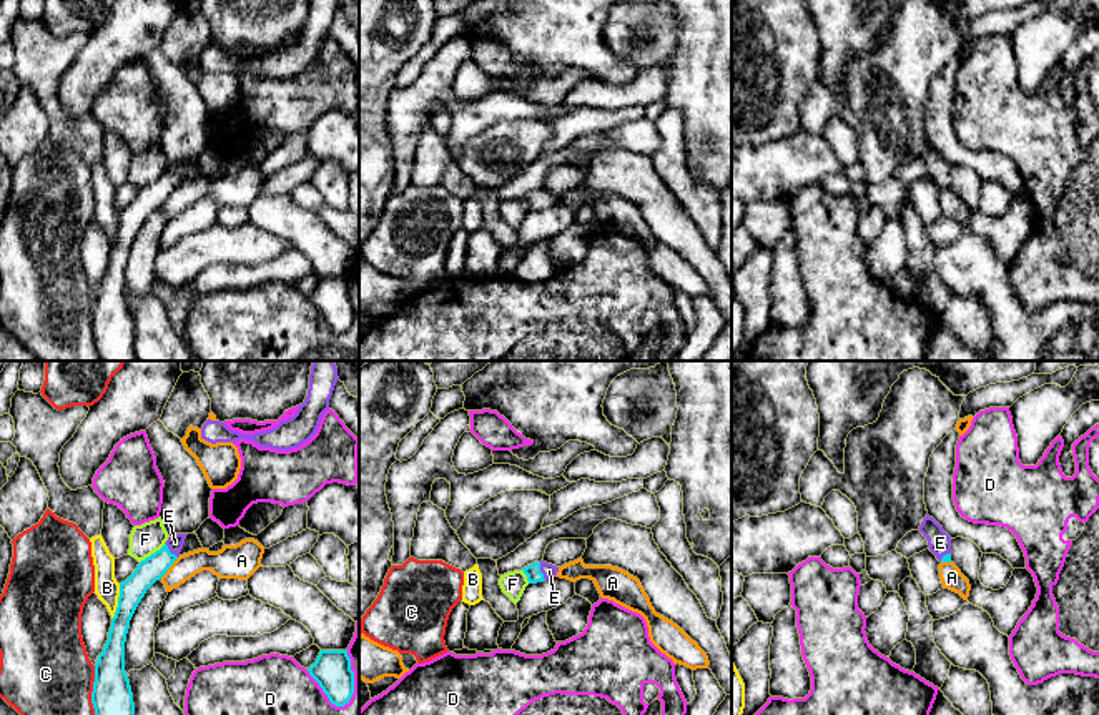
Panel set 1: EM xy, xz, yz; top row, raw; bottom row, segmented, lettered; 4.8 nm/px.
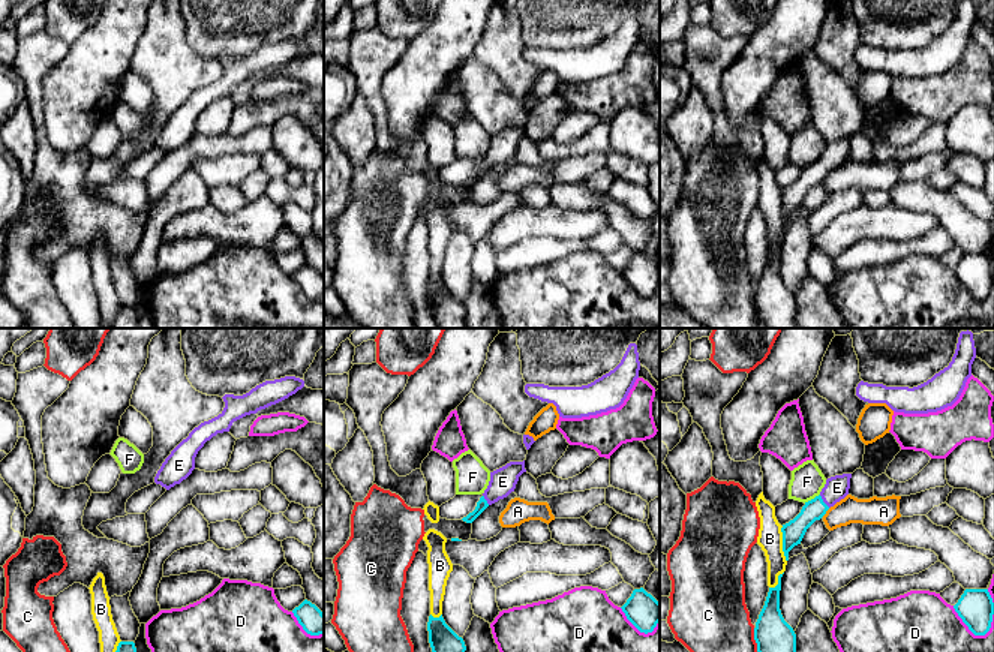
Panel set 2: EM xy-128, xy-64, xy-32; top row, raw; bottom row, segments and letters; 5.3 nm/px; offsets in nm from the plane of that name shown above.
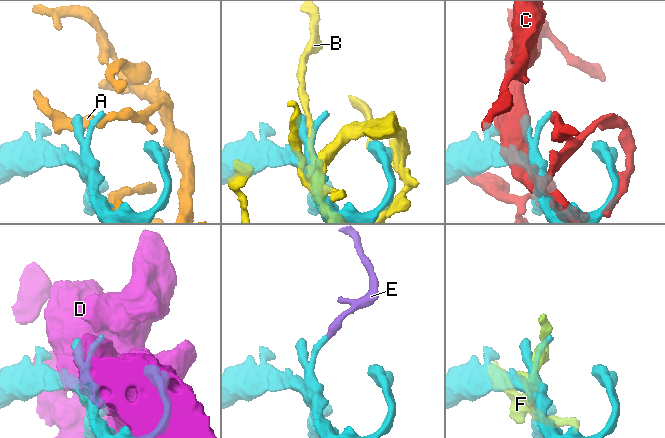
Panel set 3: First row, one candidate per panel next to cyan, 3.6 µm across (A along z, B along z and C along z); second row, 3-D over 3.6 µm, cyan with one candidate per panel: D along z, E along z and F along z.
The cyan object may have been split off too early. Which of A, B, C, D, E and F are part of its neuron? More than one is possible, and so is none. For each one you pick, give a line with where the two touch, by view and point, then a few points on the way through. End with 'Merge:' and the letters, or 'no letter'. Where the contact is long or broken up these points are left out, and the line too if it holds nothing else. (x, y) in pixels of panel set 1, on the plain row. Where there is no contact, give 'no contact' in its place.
E: xz (539, 198) | across xz (532, 198), (539, 198), (549, 198)
Merge: E

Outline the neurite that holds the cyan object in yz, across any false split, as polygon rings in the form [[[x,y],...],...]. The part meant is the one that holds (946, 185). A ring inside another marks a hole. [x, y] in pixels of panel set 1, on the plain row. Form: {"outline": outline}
{"outline": [[[926,141],[919,153],[919,160],[926,165],[929,178],[939,190],[951,190],[951,165],[943,155]]]}

